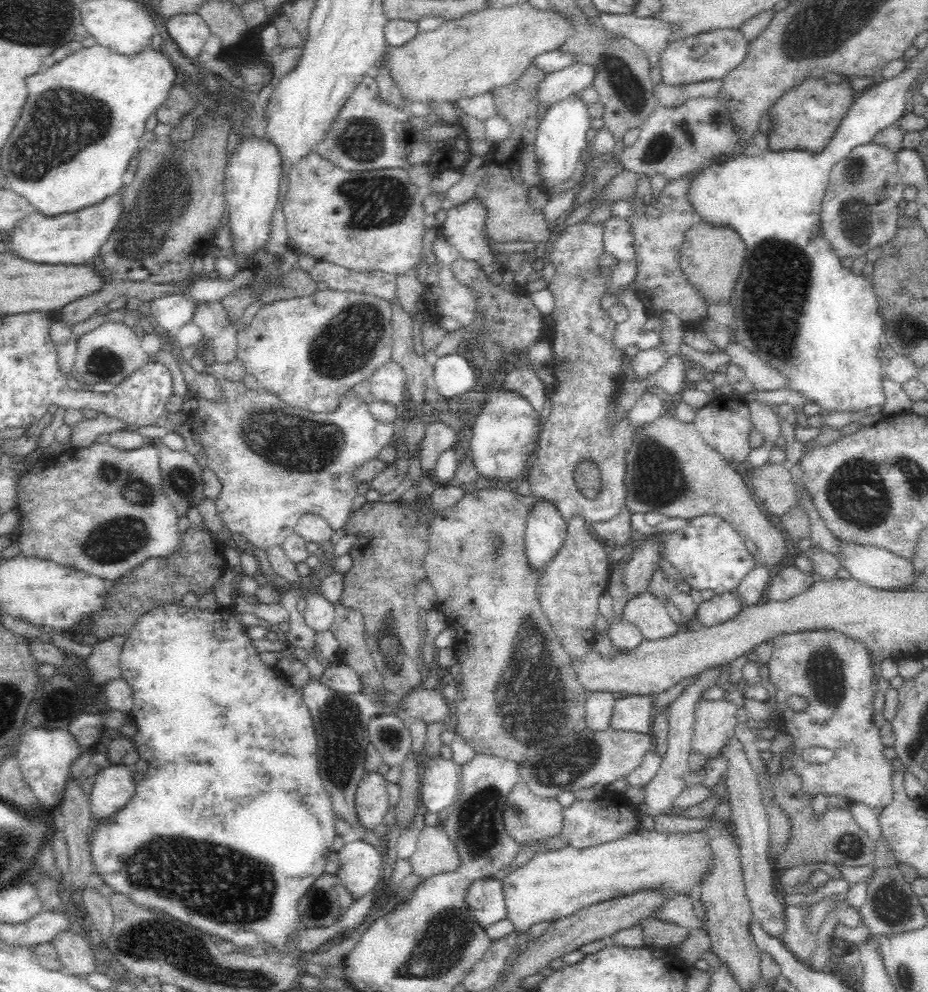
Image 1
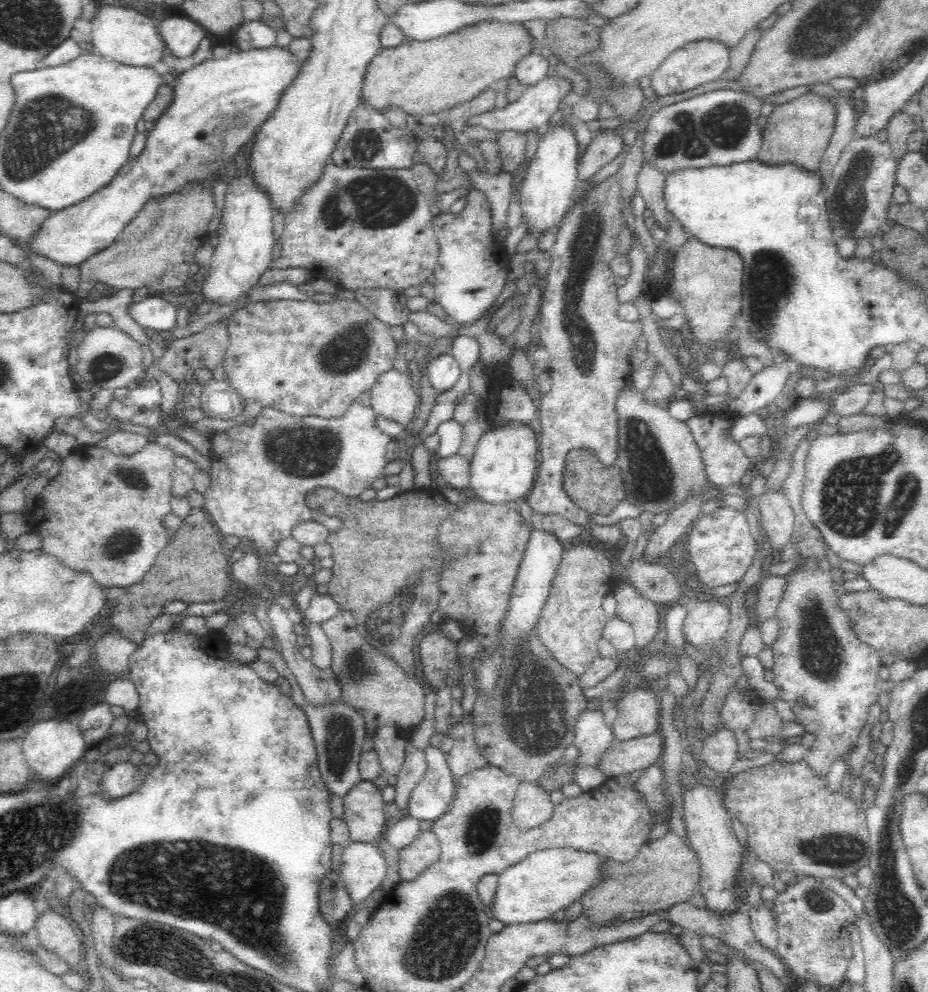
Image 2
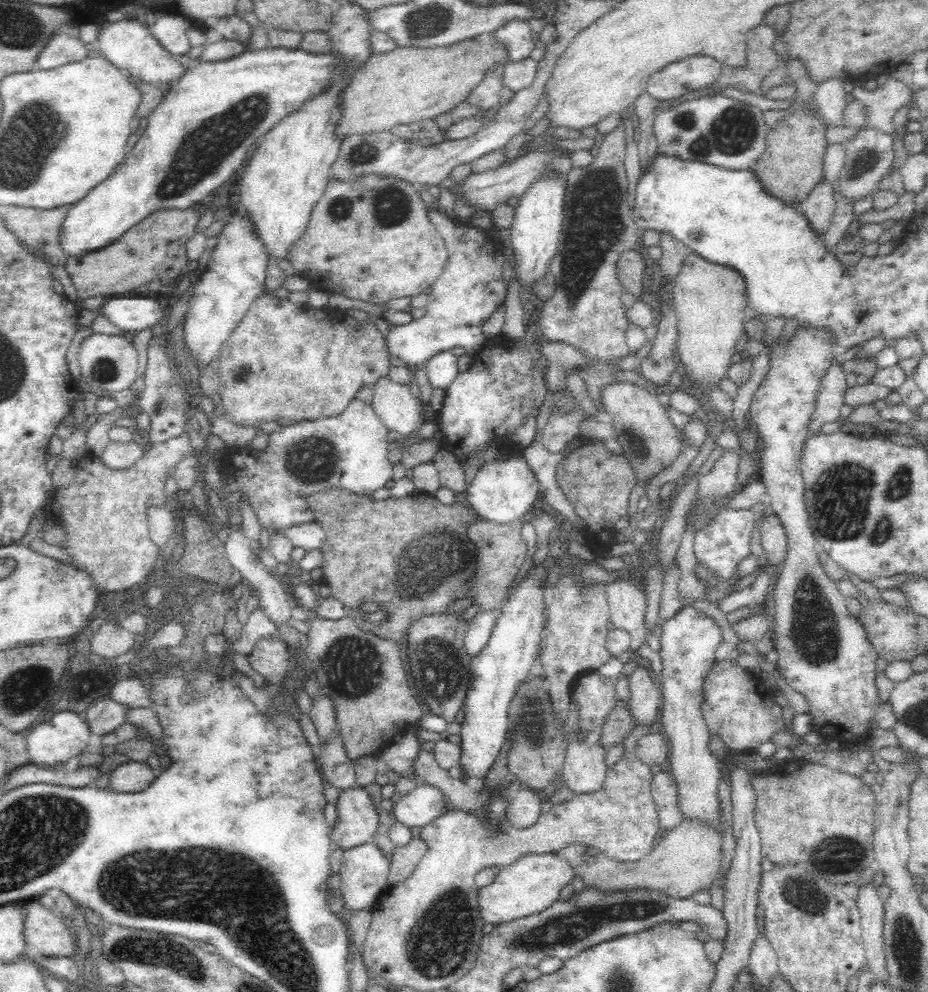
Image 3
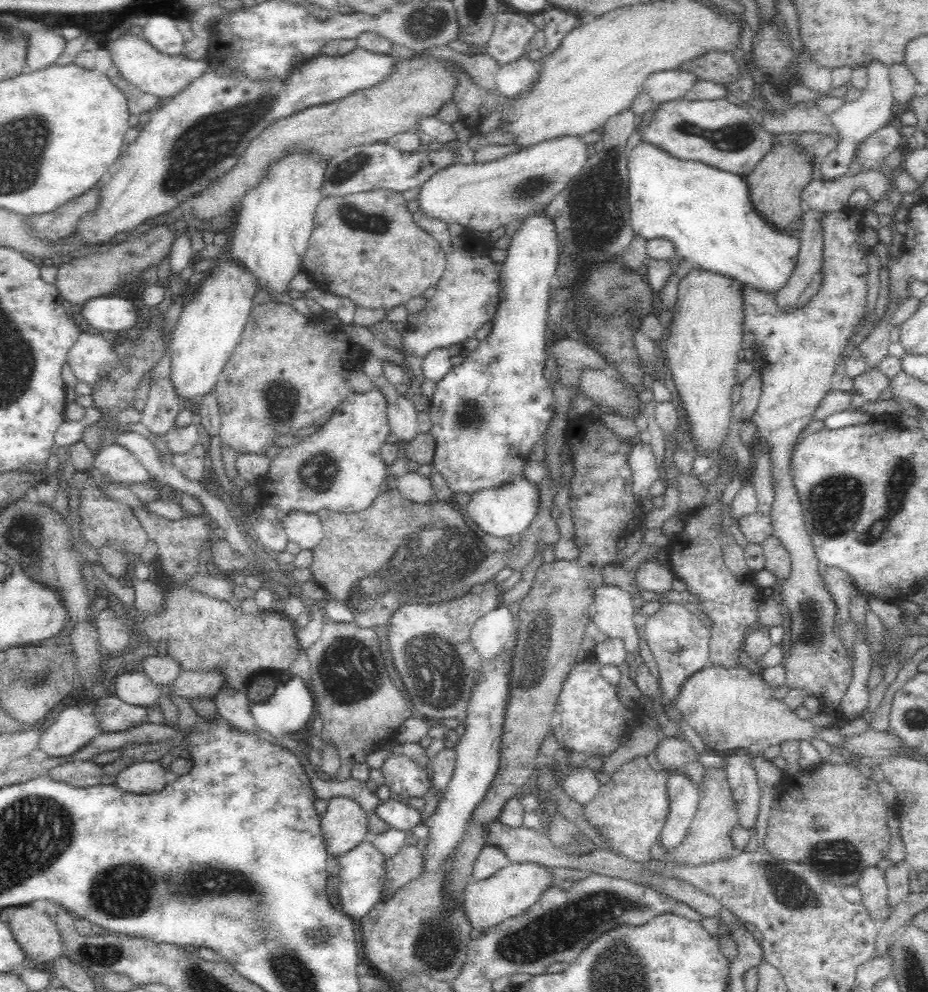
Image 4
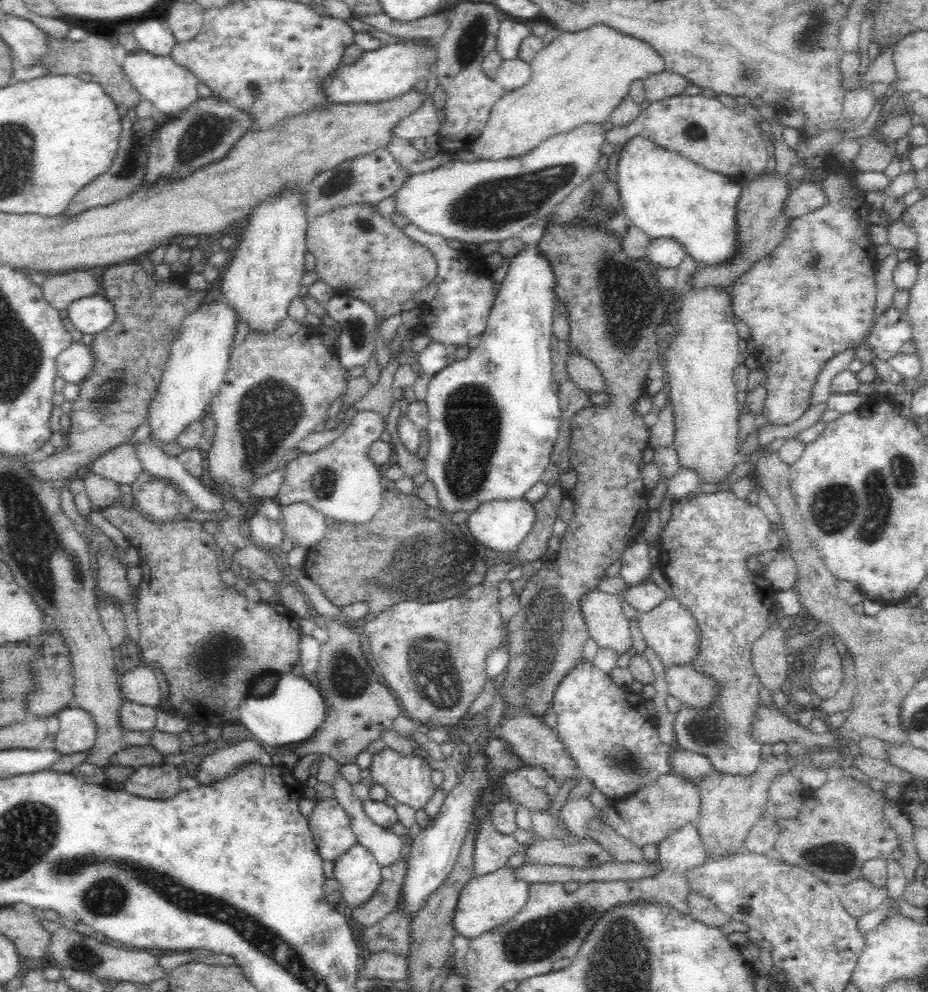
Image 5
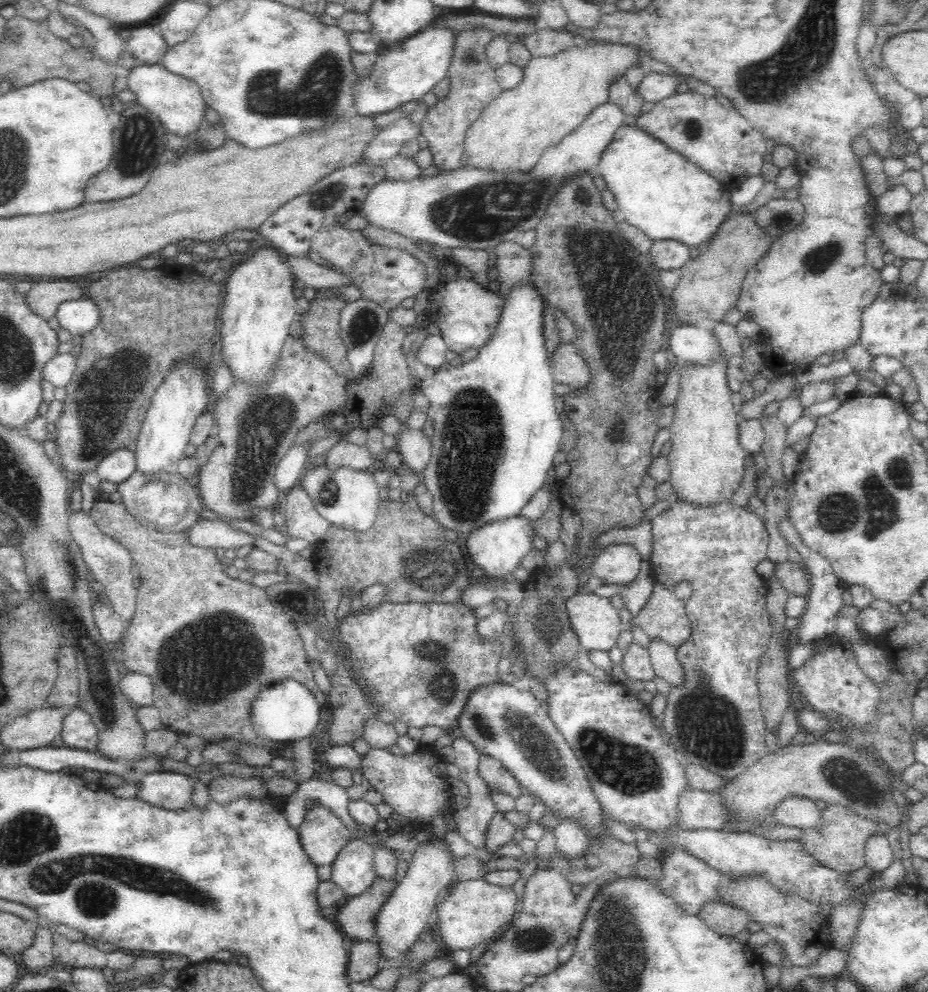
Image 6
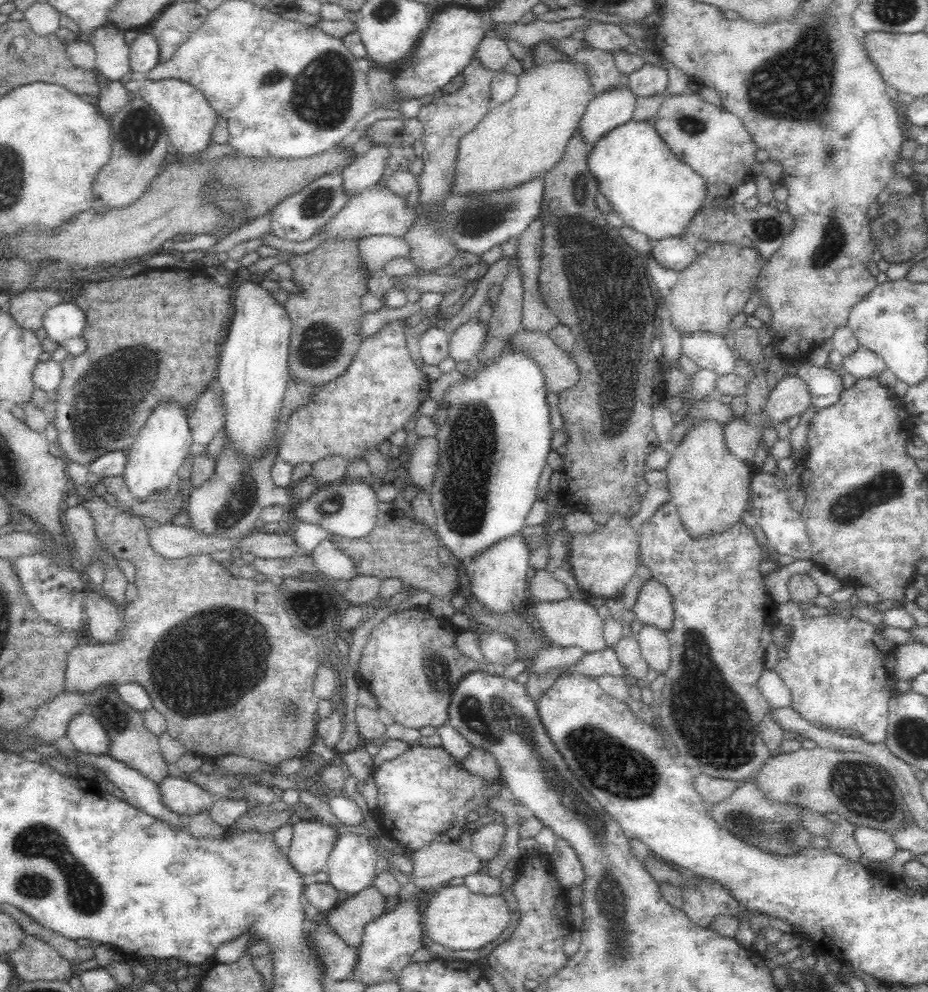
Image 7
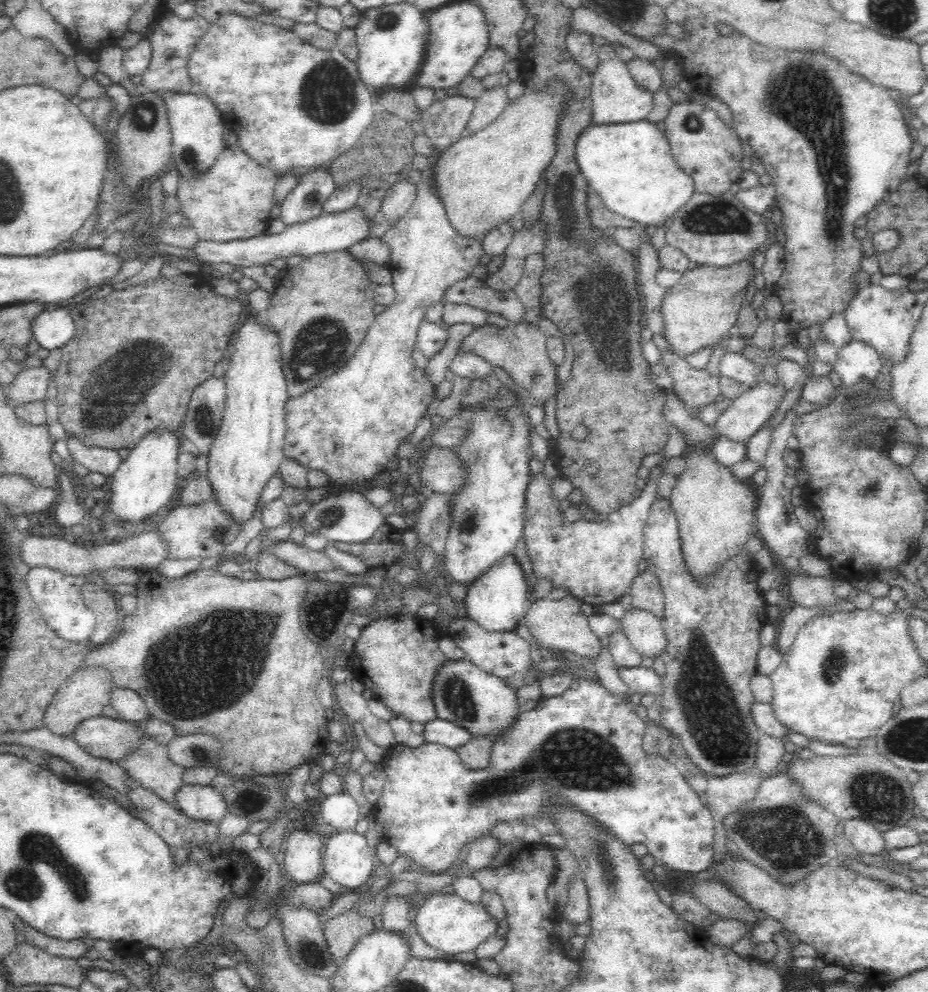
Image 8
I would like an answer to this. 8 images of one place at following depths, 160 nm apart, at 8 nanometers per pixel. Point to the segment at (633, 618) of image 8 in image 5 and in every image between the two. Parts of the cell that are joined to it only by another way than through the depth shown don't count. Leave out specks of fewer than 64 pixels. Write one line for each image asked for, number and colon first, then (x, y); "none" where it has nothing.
5: (695, 689)
6: (663, 657)
7: (655, 648)

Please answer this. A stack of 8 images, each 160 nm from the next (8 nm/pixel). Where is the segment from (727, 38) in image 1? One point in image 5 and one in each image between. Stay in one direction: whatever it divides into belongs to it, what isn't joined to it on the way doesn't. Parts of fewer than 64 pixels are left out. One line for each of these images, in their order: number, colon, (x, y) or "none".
2: (706, 60)
3: (685, 75)
4: (665, 86)
5: (659, 86)

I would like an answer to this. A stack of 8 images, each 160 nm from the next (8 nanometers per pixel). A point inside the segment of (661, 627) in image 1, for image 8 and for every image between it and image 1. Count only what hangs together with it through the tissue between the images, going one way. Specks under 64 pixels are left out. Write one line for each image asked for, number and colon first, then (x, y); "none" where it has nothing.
2: (642, 614)
3: (627, 603)
4: (614, 617)
5: (606, 624)
6: (596, 623)
7: (570, 622)
8: (557, 625)

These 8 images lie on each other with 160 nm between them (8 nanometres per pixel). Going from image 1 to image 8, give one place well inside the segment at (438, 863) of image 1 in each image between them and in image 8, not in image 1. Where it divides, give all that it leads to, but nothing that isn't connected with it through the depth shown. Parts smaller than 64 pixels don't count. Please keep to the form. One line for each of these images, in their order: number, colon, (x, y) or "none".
2: (424, 851)
3: (404, 860)
4: (407, 863)
5: (383, 901)
6: (356, 917)
7: (348, 920)
8: (342, 932)

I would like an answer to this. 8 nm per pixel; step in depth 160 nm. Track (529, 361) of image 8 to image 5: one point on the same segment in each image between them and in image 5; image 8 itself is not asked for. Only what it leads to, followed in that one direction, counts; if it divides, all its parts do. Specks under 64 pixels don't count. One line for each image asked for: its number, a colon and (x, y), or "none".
5: (586, 376)
6: (568, 368)
7: (561, 373)

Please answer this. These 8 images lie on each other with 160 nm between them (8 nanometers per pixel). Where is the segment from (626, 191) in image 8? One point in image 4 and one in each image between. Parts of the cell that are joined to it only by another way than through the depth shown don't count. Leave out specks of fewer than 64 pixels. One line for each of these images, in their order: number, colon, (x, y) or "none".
4: (707, 213)
5: (666, 195)
6: (657, 190)
7: (651, 190)

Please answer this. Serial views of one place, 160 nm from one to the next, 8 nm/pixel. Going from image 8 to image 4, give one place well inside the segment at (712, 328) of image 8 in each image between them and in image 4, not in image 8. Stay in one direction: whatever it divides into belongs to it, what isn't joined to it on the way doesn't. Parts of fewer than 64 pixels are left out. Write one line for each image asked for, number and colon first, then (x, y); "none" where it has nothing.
4: (776, 184)
5: (761, 224)
6: (709, 285)
7: (708, 294)

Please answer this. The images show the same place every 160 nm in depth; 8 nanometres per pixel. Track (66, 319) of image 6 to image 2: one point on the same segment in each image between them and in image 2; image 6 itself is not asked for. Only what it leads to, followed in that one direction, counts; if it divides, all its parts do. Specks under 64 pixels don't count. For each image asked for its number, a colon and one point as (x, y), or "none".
2: (159, 315)
3: (135, 313)
4: (111, 313)
5: (90, 315)

